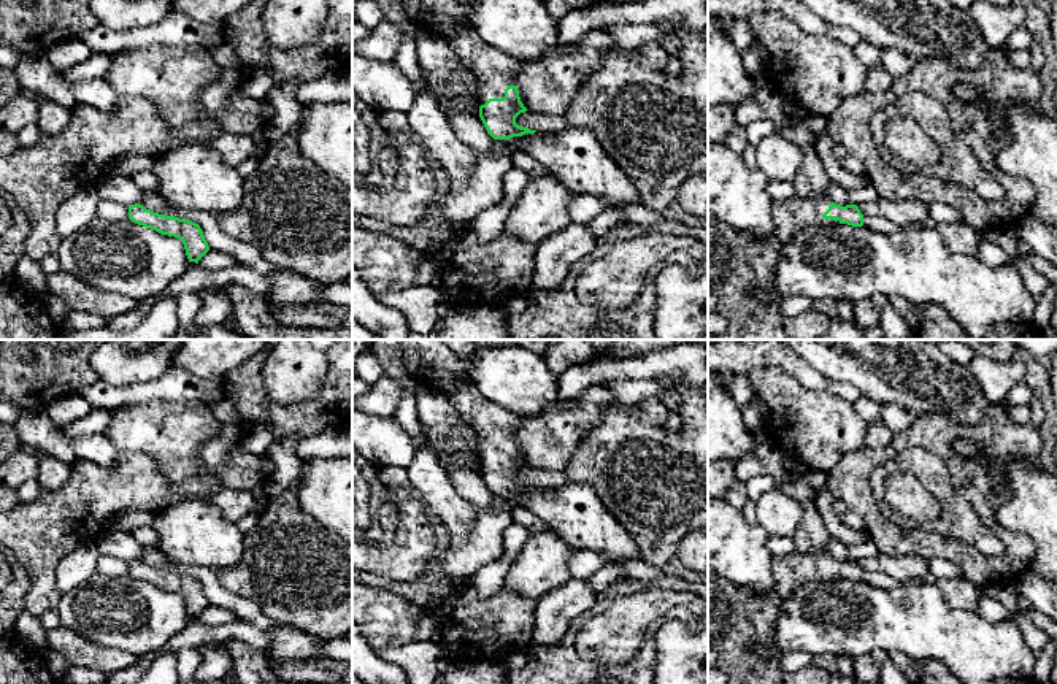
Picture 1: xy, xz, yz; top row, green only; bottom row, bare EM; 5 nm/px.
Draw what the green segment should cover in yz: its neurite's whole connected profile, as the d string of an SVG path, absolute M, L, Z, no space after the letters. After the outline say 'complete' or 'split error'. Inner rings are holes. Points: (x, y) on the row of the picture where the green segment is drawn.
M827 195L773 202L774 233L782 243L789 241L805 225L828 227L848 224L852 227L863 225L863 214L857 205L836 205Z | split error

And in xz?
M463 30L459 37L446 37L451 52L465 65L475 78L479 117L494 140L509 140L525 133L535 133L516 124L516 117L527 108L521 102L516 76L522 62L489 43L476 32Z | split error

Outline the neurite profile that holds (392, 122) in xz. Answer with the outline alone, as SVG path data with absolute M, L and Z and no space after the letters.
M378 111L378 122L387 135L413 135L411 125L408 122L408 114L403 111Z

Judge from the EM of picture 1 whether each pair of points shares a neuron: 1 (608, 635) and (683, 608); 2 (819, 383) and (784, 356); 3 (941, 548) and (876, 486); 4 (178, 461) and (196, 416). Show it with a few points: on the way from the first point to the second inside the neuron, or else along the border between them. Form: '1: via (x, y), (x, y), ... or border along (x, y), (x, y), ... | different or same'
1: via (627, 622), (646, 608), (664, 608) | same
2: via (811, 380), (792, 364) | same
3: border along (870, 475), (873, 503), (886, 518), (895, 522) | different
4: via (178, 449), (178, 434), (184, 427) | same

